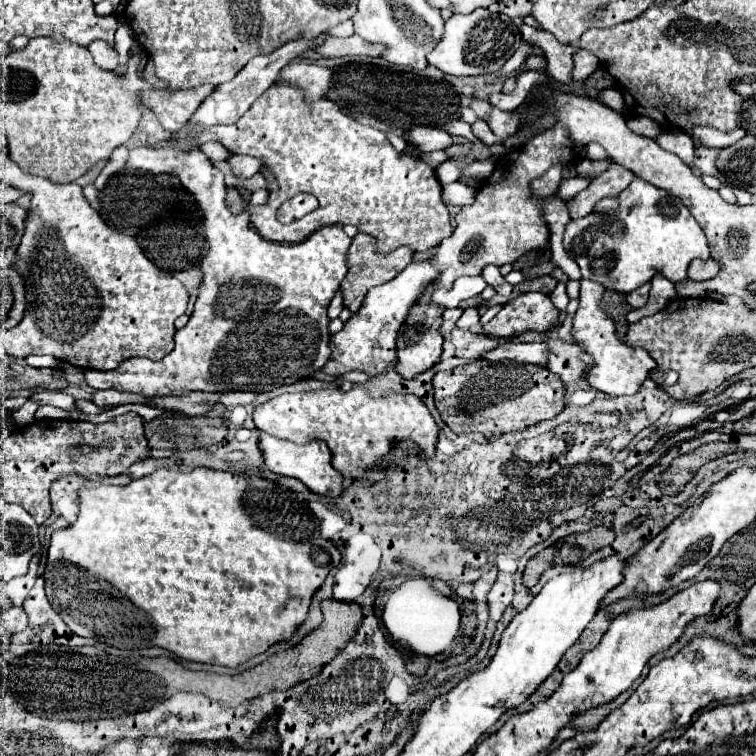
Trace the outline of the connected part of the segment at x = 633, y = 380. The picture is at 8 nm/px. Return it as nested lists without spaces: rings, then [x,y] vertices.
[[[589,279],[581,281],[579,309],[573,321],[573,337],[595,359],[595,365],[587,373],[587,381],[593,389],[607,395],[635,395],[657,365],[647,351],[639,347],[637,349],[629,347],[621,339],[617,339],[613,321],[601,309],[601,297],[603,297],[603,287],[599,283],[593,283]]]

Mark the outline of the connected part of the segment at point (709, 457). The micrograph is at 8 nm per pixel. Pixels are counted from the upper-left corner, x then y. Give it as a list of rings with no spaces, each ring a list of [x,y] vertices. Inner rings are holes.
[[[729,441],[729,443],[711,443],[711,445],[703,445],[687,455],[681,455],[673,461],[673,465],[661,473],[657,477],[657,485],[661,487],[661,491],[665,495],[677,495],[683,491],[683,487],[693,479],[693,475],[699,471],[699,467],[703,467],[705,463],[719,459],[723,455],[735,453],[737,451],[737,443]]]

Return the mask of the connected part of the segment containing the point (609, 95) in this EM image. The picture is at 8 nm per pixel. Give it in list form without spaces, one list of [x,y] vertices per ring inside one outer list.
[[[605,89],[605,91],[601,91],[599,97],[601,97],[601,101],[603,101],[607,107],[611,107],[611,109],[623,113],[625,101],[623,101],[623,95],[621,95],[617,89]]]

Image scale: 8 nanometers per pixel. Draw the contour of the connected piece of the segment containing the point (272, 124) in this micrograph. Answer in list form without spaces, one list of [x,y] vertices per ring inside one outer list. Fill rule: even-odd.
[[[289,83],[271,85],[257,99],[257,109],[249,109],[247,117],[241,117],[241,125],[225,125],[223,133],[215,133],[211,141],[221,143],[233,155],[251,155],[261,159],[263,165],[277,177],[279,191],[269,195],[269,201],[265,205],[249,207],[251,223],[261,233],[261,237],[269,241],[299,243],[323,225],[351,223],[359,229],[359,233],[377,239],[377,251],[381,255],[387,255],[403,245],[411,247],[413,251],[429,251],[453,231],[447,205],[441,197],[441,183],[429,165],[425,165],[415,155],[397,153],[385,133],[353,121],[351,117],[341,113],[341,109],[333,101],[319,97],[311,99],[309,103],[305,99],[305,93],[299,87],[291,87]],[[301,191],[315,195],[319,199],[318,208],[298,221],[279,223],[275,217],[279,205]]]

